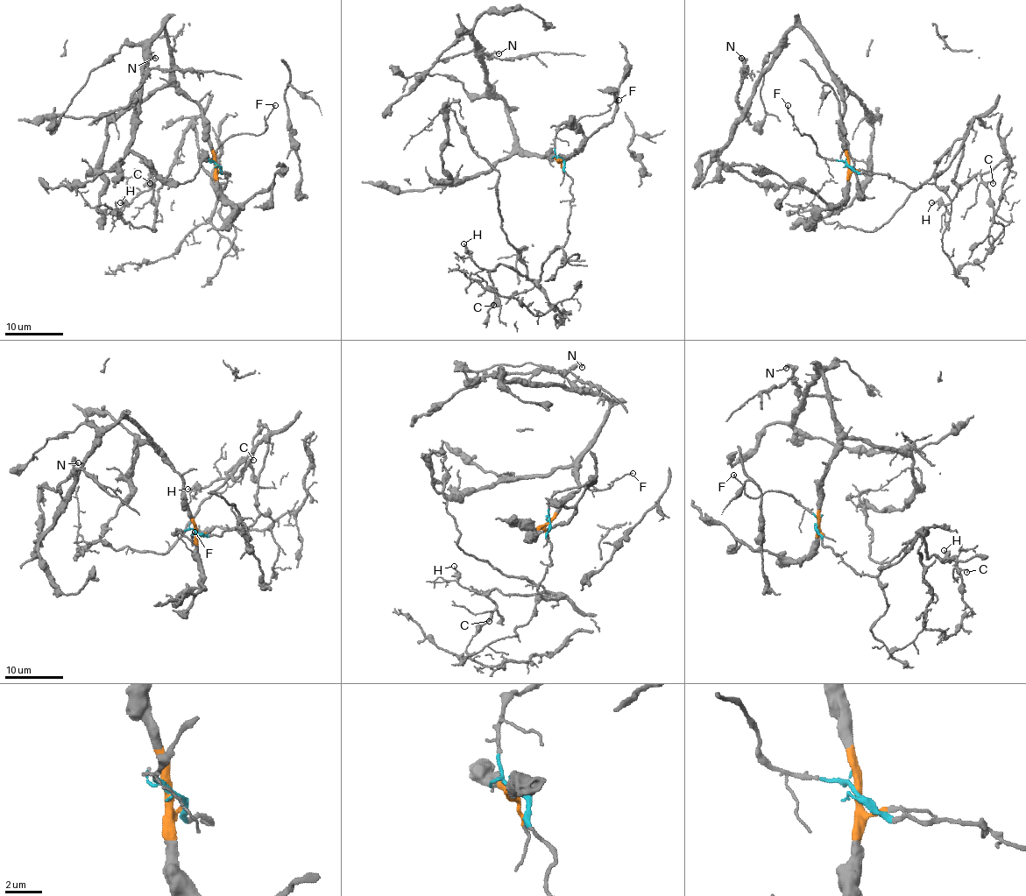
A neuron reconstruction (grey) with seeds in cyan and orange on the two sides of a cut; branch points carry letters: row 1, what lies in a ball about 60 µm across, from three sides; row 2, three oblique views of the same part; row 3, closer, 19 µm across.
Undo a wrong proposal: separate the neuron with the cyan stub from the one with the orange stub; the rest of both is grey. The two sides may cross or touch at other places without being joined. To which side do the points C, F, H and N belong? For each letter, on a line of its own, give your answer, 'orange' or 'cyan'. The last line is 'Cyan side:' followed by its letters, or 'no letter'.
C: cyan
F: cyan
H: cyan
N: orange
Cyan side: C, F, H

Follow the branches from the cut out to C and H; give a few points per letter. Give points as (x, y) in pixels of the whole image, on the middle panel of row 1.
C: (560, 160), (572, 180), (569, 236), (534, 281), (498, 264), (491, 277), (493, 305)
H: (560, 160), (572, 180), (569, 236), (544, 261), (541, 278), (534, 281), (498, 264), (480, 268), (464, 243)

